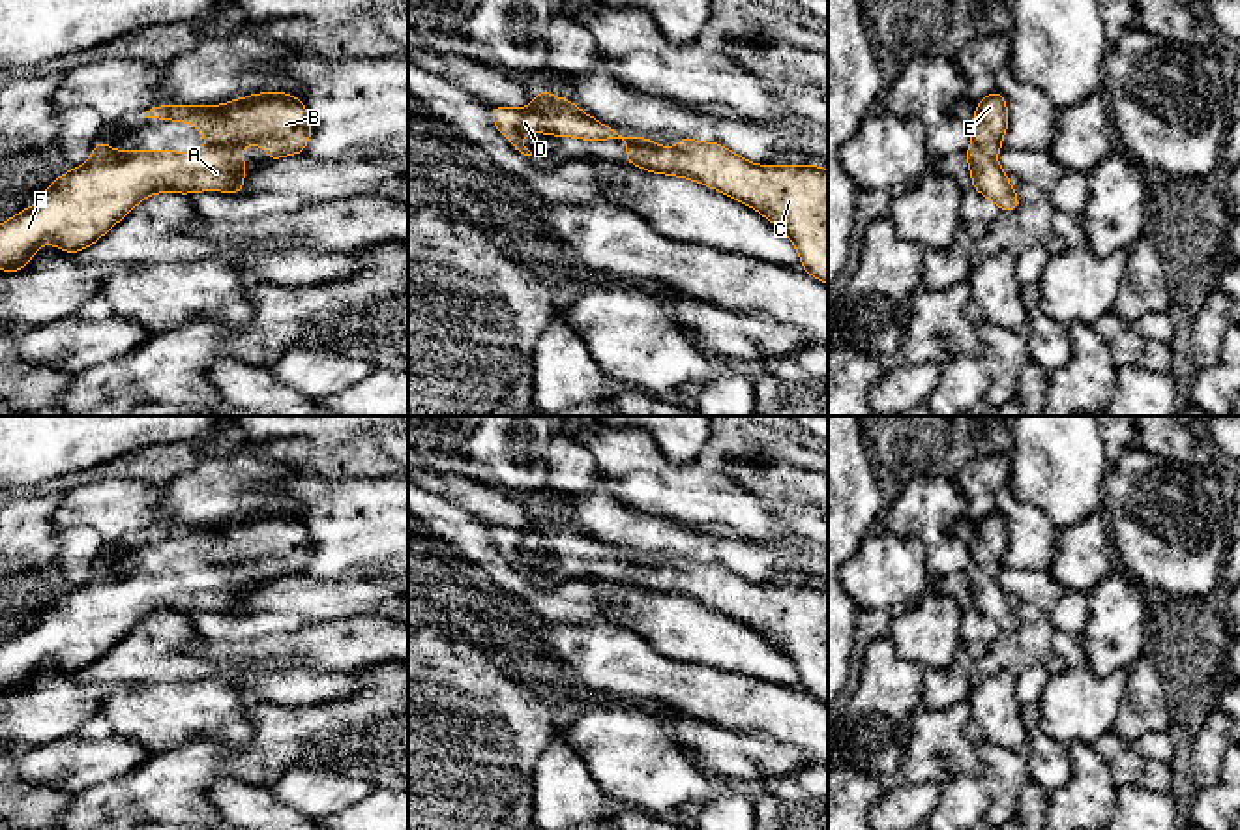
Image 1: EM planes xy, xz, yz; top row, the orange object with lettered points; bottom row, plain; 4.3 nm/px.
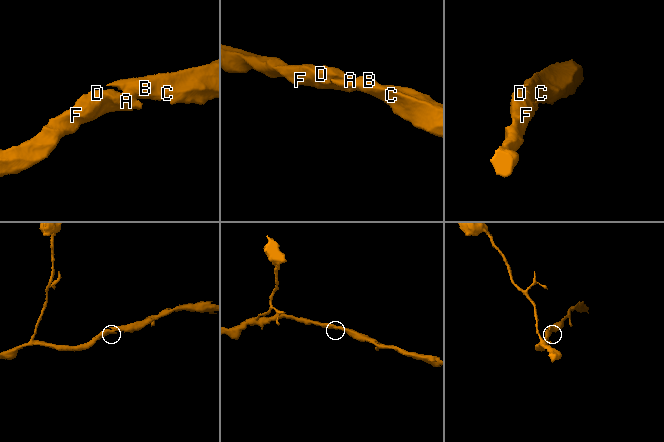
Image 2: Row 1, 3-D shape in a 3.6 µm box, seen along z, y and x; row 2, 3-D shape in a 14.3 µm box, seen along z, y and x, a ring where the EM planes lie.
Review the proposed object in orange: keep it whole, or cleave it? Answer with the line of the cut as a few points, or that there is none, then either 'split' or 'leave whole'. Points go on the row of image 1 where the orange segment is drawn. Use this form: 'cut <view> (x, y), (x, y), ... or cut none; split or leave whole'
cut none; leave whole

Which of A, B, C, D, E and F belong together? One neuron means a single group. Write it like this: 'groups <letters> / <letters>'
groups A B C D E F

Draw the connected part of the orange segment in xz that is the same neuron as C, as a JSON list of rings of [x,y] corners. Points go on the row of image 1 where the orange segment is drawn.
[[[538,92],[534,101],[524,109],[491,107],[496,129],[524,156],[532,152],[523,144],[524,133],[549,133],[556,137],[577,137],[584,141],[618,139],[629,148],[627,163],[650,170],[654,174],[680,176],[701,182],[706,187],[721,191],[742,204],[751,206],[768,221],[779,227],[794,244],[802,268],[815,279],[828,285],[828,170],[819,165],[755,165],[717,142],[701,142],[695,139],[676,137],[678,150],[671,146],[656,146],[656,141],[644,137],[629,137],[603,126],[590,114],[584,114],[575,103],[556,97],[551,92]]]

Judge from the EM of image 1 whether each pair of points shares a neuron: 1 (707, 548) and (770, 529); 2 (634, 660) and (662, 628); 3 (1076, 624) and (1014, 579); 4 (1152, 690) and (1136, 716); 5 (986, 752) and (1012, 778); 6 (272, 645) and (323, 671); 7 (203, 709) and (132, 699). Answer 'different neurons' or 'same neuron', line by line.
1: different neurons
2: different neurons
3: same neuron
4: same neuron
5: same neuron
6: same neuron
7: same neuron

